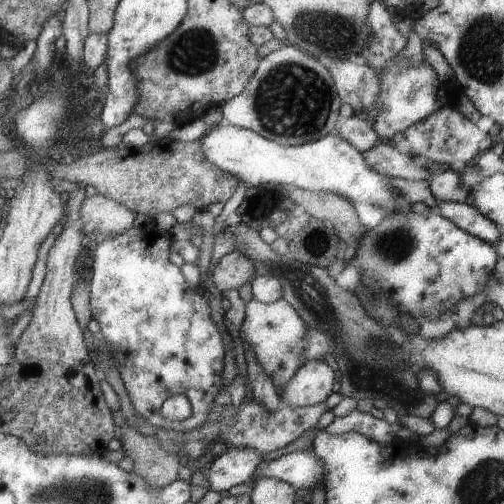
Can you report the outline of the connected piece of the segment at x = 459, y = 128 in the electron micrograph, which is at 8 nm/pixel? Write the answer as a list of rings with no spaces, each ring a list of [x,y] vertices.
[[[451,106],[439,110],[422,122],[413,124],[405,132],[412,150],[411,153],[415,154],[417,158],[425,158],[425,160],[452,167],[469,162],[475,156],[479,156],[486,148],[489,135],[481,130],[475,122],[467,120],[461,112]]]

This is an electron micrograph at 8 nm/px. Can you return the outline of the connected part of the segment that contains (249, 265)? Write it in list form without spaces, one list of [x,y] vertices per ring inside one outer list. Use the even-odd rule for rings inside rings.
[[[240,251],[227,254],[213,269],[212,281],[220,293],[241,288],[255,278],[255,263]]]

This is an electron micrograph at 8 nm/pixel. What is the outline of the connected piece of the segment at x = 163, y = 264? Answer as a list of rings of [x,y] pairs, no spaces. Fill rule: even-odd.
[[[151,217],[140,228],[132,227],[99,243],[93,254],[91,314],[100,324],[100,336],[113,344],[115,356],[122,360],[119,370],[136,413],[158,430],[188,432],[207,421],[213,400],[222,388],[225,344],[217,324],[211,320],[201,286],[190,289],[181,268],[169,260],[174,240],[171,229],[157,230]],[[175,394],[185,395],[192,404],[192,415],[182,422],[171,422],[161,414],[165,400]]]

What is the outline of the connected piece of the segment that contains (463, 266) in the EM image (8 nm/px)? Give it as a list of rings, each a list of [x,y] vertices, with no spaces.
[[[411,211],[405,215],[391,214],[375,230],[368,229],[351,264],[363,272],[365,282],[369,280],[371,284],[379,284],[385,290],[393,290],[393,296],[399,300],[405,312],[419,318],[436,316],[447,308],[453,310],[457,300],[482,292],[484,278],[493,272],[500,258],[497,246],[462,230],[440,213],[415,214]]]

